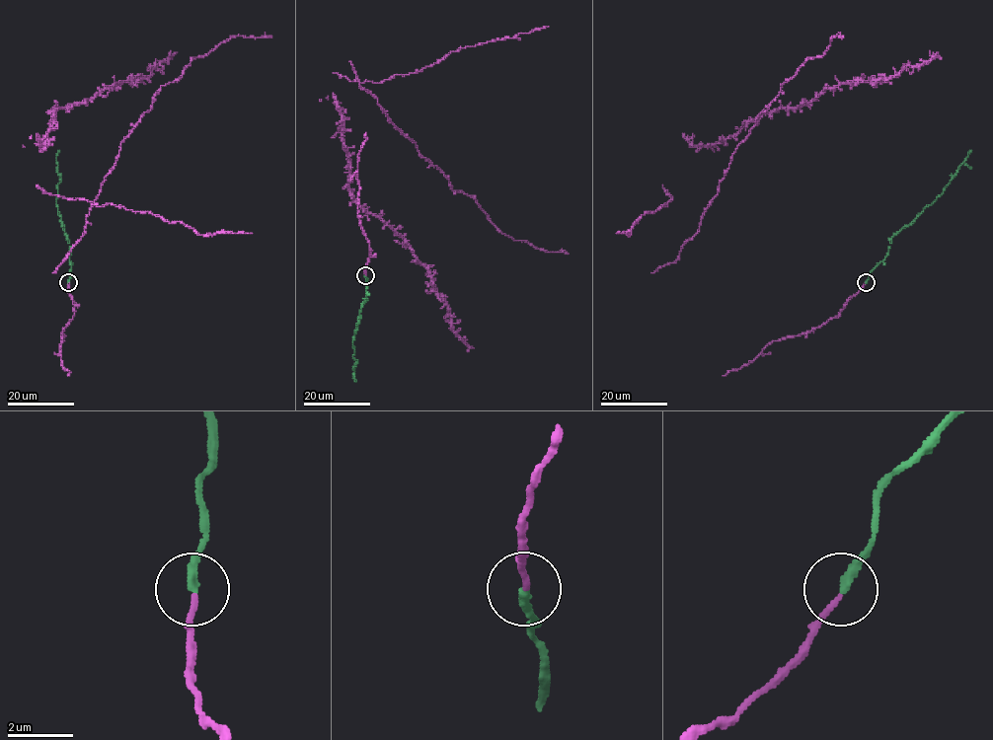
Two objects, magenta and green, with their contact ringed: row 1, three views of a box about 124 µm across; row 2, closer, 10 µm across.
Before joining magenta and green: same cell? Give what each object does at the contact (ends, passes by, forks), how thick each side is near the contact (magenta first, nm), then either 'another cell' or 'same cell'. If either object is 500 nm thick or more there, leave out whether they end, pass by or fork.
magenta ends | green ends | 160/280 nm | same cell

